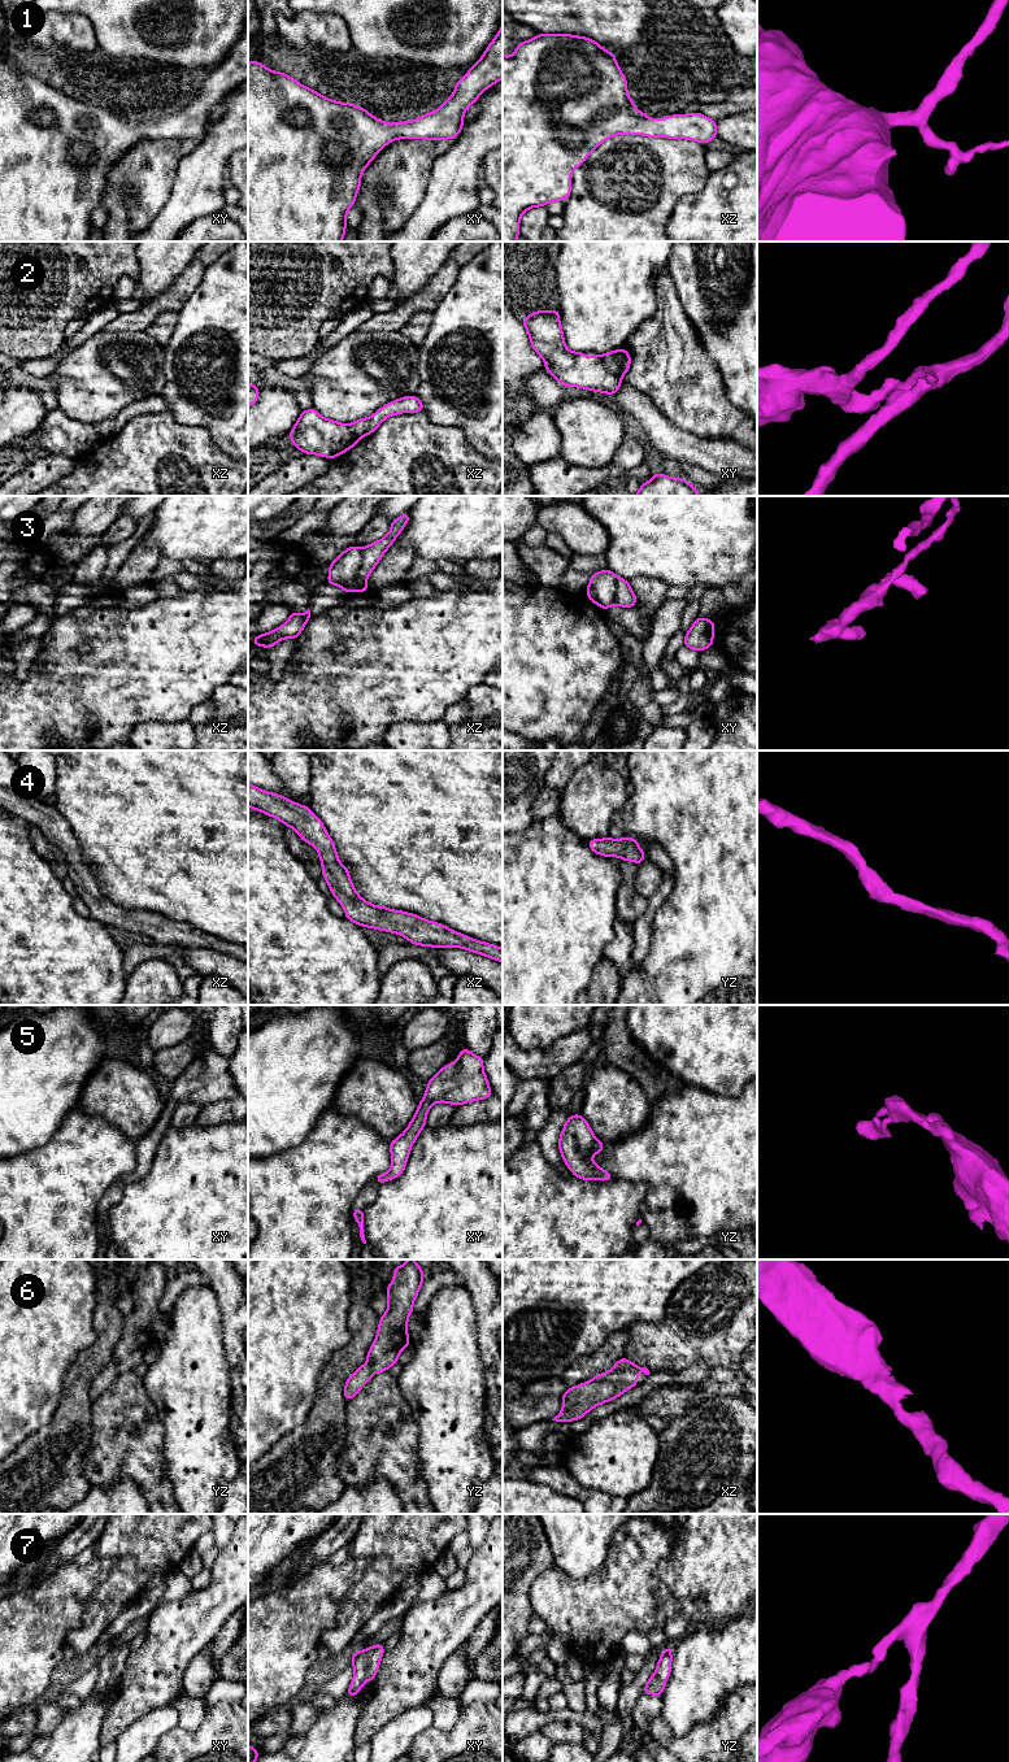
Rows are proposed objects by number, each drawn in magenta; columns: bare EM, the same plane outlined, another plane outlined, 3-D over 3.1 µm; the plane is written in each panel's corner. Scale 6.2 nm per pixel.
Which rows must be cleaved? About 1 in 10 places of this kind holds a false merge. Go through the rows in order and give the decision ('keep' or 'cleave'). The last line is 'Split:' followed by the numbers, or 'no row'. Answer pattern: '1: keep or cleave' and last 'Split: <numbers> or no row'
1: keep
2: cleave
3: cleave
4: keep
5: keep
6: keep
7: keep
Split: 2, 3

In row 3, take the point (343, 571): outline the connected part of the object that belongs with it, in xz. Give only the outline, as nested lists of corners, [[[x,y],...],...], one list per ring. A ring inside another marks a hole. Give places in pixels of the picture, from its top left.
[[[349,547],[329,566],[329,584],[338,586],[345,593],[355,592],[355,584],[362,561],[362,548]]]

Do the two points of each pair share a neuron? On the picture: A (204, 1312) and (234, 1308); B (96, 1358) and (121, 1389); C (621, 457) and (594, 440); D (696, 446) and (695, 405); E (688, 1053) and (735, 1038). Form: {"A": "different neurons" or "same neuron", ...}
{"A": "different neurons", "B": "different neurons", "C": "different neurons", "D": "different neurons", "E": "same neuron"}

